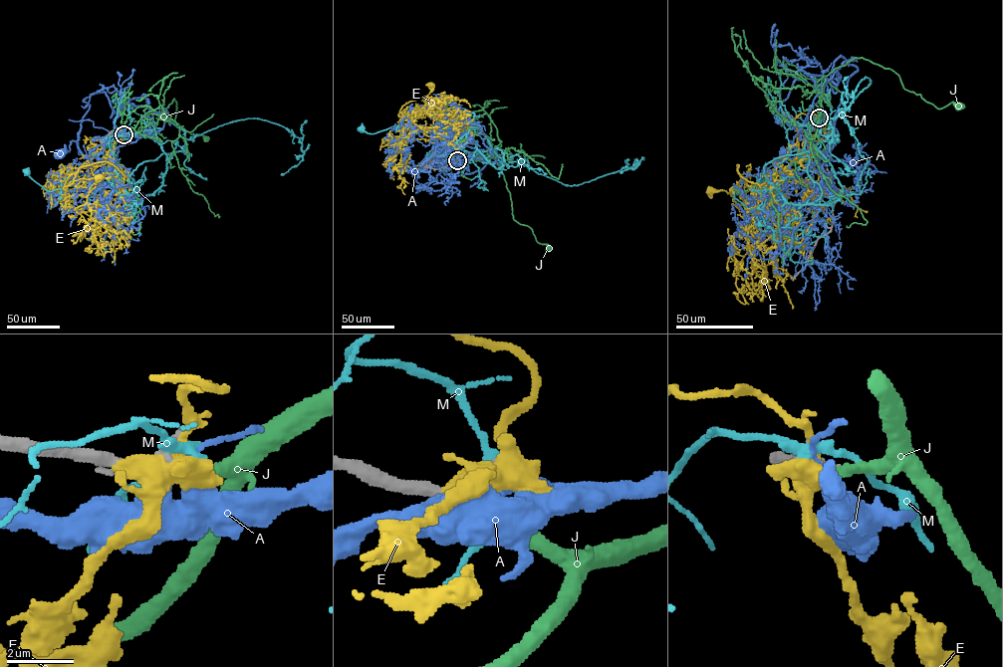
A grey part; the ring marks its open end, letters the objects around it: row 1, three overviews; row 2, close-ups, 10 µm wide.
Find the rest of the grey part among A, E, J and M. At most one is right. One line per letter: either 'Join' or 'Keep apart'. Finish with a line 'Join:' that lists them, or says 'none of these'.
A: Keep apart
E: Keep apart
J: Join
M: Keep apart
Join: J

